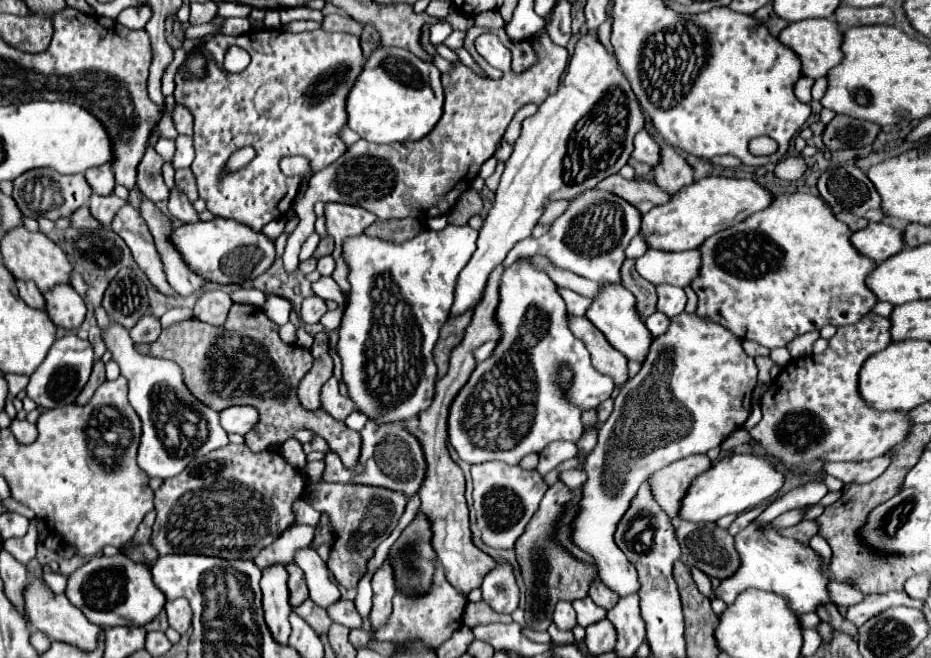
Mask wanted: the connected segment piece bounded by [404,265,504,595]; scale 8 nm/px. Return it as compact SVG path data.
M498 265L488 279L484 297L480 301L480 307L474 309L472 313L472 321L464 331L464 339L458 347L452 349L450 355L450 369L446 373L446 377L442 377L436 383L436 395L432 399L432 405L422 411L420 415L408 419L408 425L404 423L404 429L408 429L422 445L424 451L424 459L426 459L426 477L422 481L420 487L420 499L422 499L422 511L426 513L426 517L430 517L432 523L432 547L438 553L438 559L444 567L444 577L448 579L448 583L468 595L472 589L480 587L482 579L486 577L488 571L494 569L494 559L486 553L482 553L478 547L474 547L472 537L470 537L470 527L468 527L468 507L466 507L466 499L464 499L464 473L462 469L452 461L450 453L448 453L448 409L452 399L456 397L456 393L468 383L474 367L476 367L476 359L474 359L474 349L478 349L482 343L490 341L490 339L498 339L500 337L500 325L496 323L496 307L500 303L500 295L498 295L498 287L500 287L500 277L504 273L504 265Z

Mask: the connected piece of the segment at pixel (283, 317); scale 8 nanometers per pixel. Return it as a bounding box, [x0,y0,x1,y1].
[264,295,290,325]

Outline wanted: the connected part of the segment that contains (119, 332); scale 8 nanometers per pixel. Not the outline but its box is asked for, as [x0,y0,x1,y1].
[102,323,228,477]

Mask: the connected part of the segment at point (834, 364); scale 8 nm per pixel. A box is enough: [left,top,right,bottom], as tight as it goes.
[750,313,914,473]

